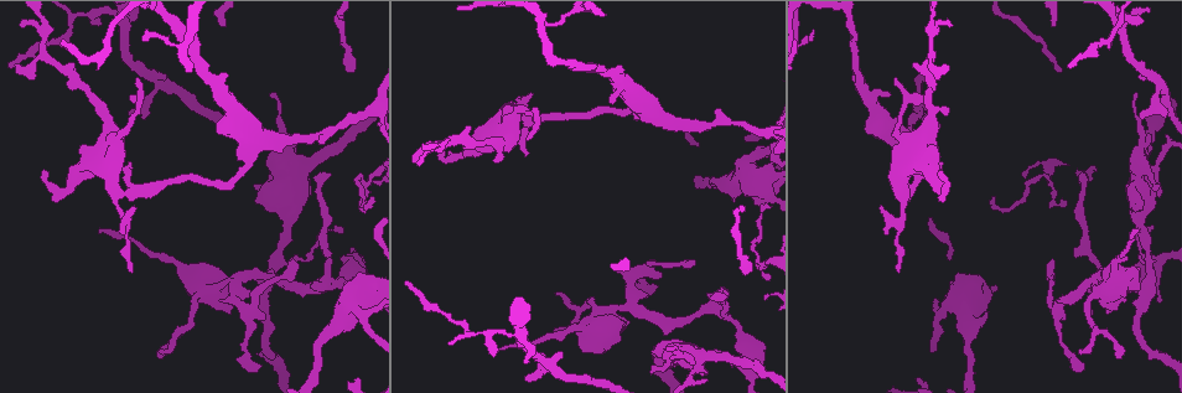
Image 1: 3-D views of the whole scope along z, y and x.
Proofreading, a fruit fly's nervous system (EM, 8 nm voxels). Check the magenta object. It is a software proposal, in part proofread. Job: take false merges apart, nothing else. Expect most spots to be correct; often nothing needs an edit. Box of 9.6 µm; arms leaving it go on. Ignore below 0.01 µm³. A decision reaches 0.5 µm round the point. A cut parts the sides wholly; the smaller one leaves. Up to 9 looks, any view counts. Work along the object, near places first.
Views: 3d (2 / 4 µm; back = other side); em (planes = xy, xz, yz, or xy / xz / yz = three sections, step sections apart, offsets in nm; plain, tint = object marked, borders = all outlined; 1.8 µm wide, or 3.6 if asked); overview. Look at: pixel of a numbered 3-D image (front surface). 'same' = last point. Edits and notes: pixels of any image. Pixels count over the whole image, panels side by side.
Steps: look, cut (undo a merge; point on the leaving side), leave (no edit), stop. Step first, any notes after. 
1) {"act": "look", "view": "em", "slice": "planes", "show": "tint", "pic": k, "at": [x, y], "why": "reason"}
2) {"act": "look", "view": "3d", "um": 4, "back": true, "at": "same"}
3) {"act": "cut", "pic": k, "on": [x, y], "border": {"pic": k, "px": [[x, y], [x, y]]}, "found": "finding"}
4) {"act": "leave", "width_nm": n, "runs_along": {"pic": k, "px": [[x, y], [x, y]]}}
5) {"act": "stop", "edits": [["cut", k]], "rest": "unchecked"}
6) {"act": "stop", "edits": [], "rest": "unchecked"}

{"act": "look", "view": "em", "slice": "xz", "step": 4, "show": "tint", "pic": 1, "at": [896, 236], "why": "thin neck"}

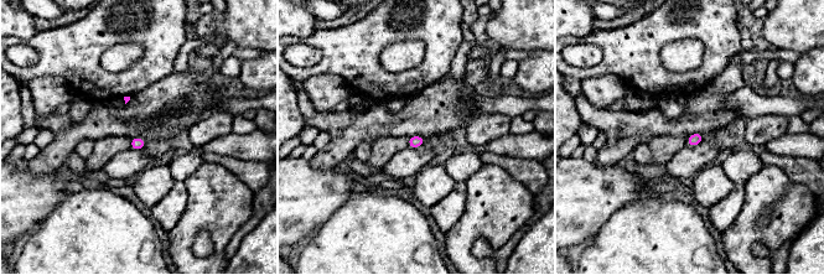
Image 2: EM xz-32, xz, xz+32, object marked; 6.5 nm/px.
{"act": "look", "view": "em", "slice": "planes", "show": "tint", "at": "same", "why": "cut it another way"}

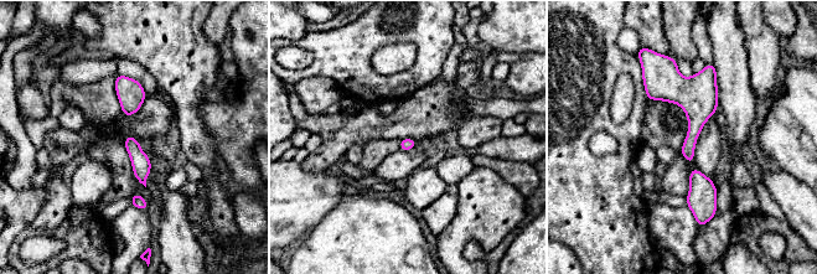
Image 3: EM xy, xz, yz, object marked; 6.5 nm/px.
{"act": "leave", "found": "continuous, no second neuron"}

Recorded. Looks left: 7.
{"act": "look", "view": "em", "slice": "planes", "show": "plain", "pic": 1, "at": [370, 175], "why": "branch point"}

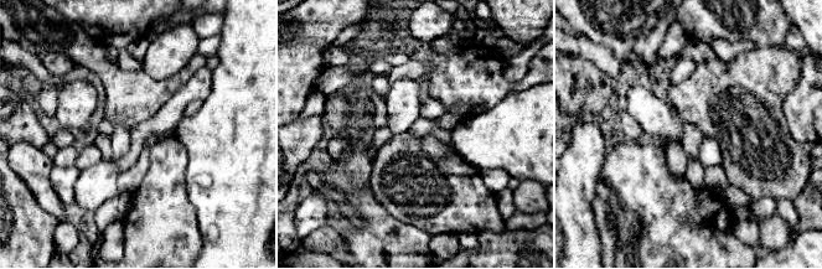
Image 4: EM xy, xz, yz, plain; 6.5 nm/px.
{"act": "look", "view": "em", "slice": "planes", "show": "borders", "at": "same", "why": "see the neighbours"}

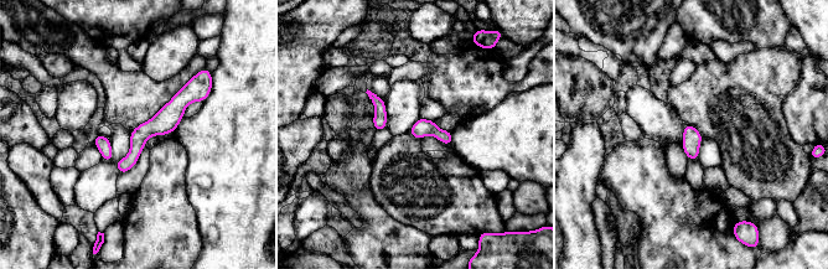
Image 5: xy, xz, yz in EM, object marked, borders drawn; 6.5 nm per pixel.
{"act": "leave", "runs_along": {"pic": 5, "px": [[201, 93], [151, 127], [120, 169]]}, "found": "one neuron here"}

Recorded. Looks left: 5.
{"act": "look", "view": "em", "um": 3.6, "slice": "yz", "step": 16, "show": "tint", "pic": 1, "at": [642, 269], "why": "abrupt turn"}

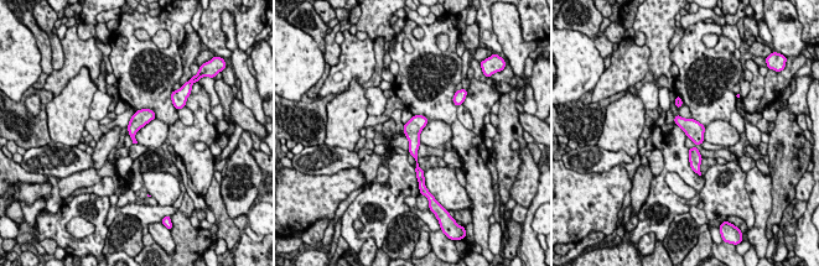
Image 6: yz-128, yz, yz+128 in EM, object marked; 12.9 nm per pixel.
{"act": "look", "view": "em", "um": 3.6, "slice": "planes", "show": "tint", "at": "same"}

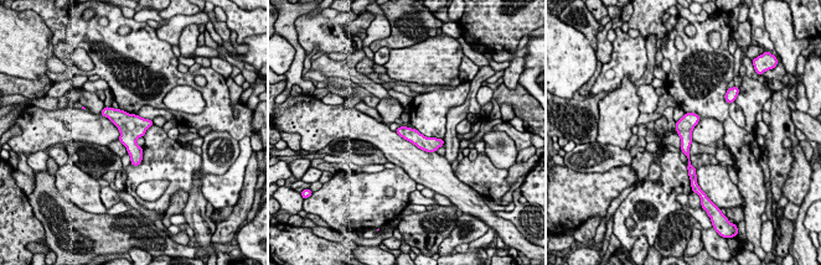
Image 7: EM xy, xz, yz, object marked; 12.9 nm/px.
{"act": "leave", "runs_along": {"pic": 7, "px": [[401, 130], [423, 143], [439, 143]]}, "found": "all the same neuron"}

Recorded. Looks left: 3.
{"act": "look", "view": "3d", "um": 4, "pic": 1, "at": [722, 313], "why": "thin neck"}

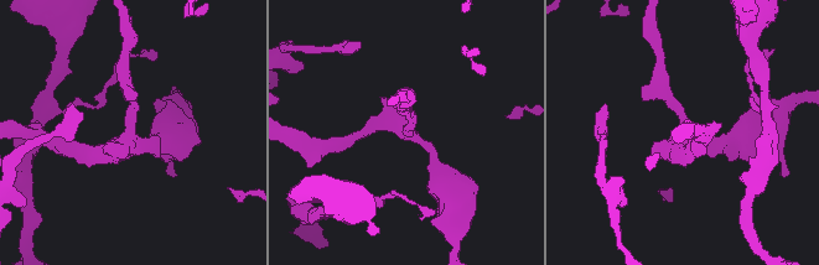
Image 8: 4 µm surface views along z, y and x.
{"act": "look", "view": "em", "slice": "planes", "show": "tint", "pic": 8, "at": [405, 129], "arms": 3, "arm_widths_nm": [170, 190, 220]}

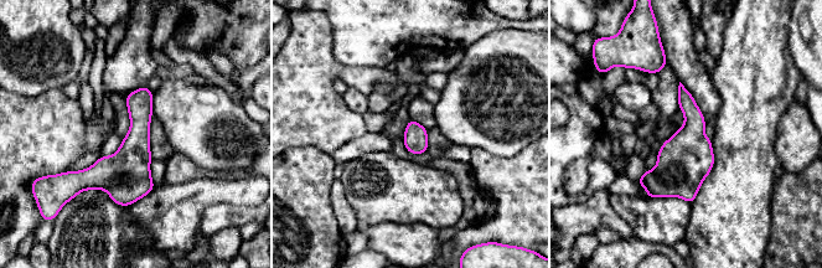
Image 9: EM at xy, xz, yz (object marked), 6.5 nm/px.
{"act": "leave", "width_nm": 160, "found": "continuous, no second neuron"}

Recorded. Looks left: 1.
{"act": "stop", "edits": [], "rest": "unchecked"}

